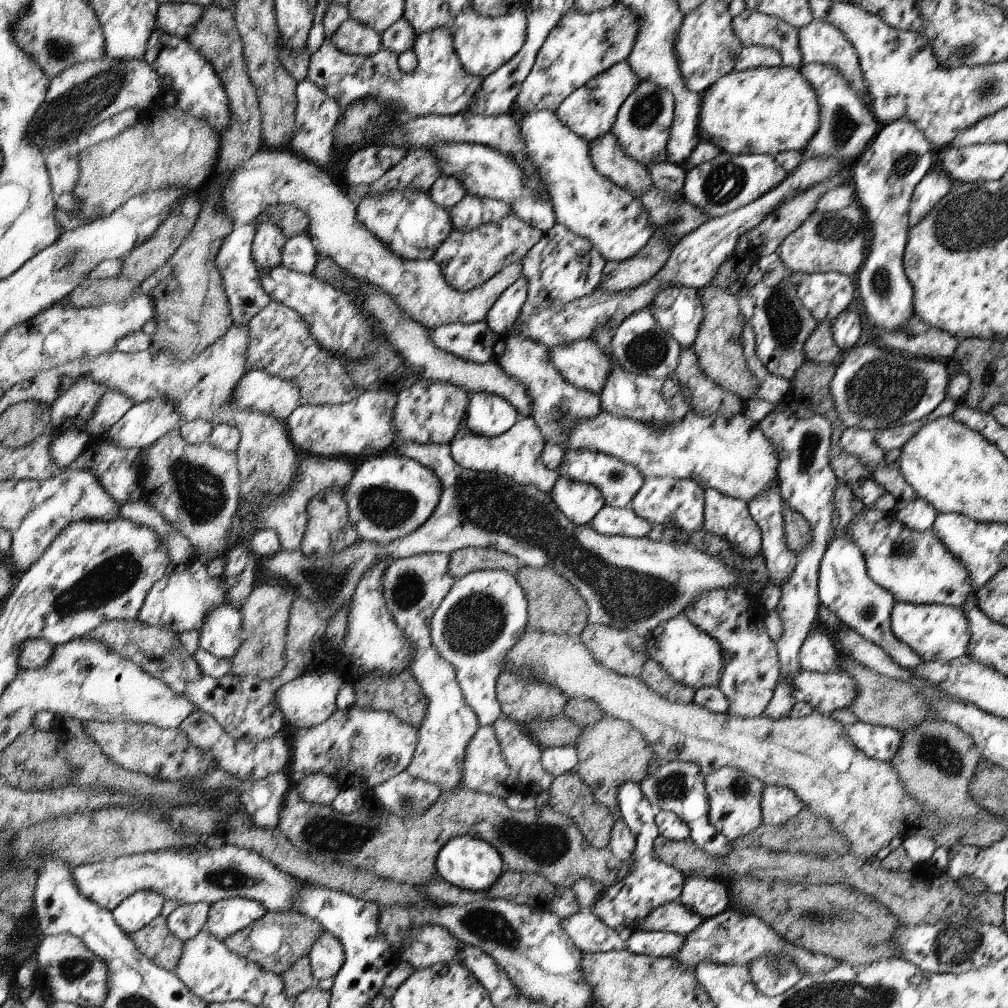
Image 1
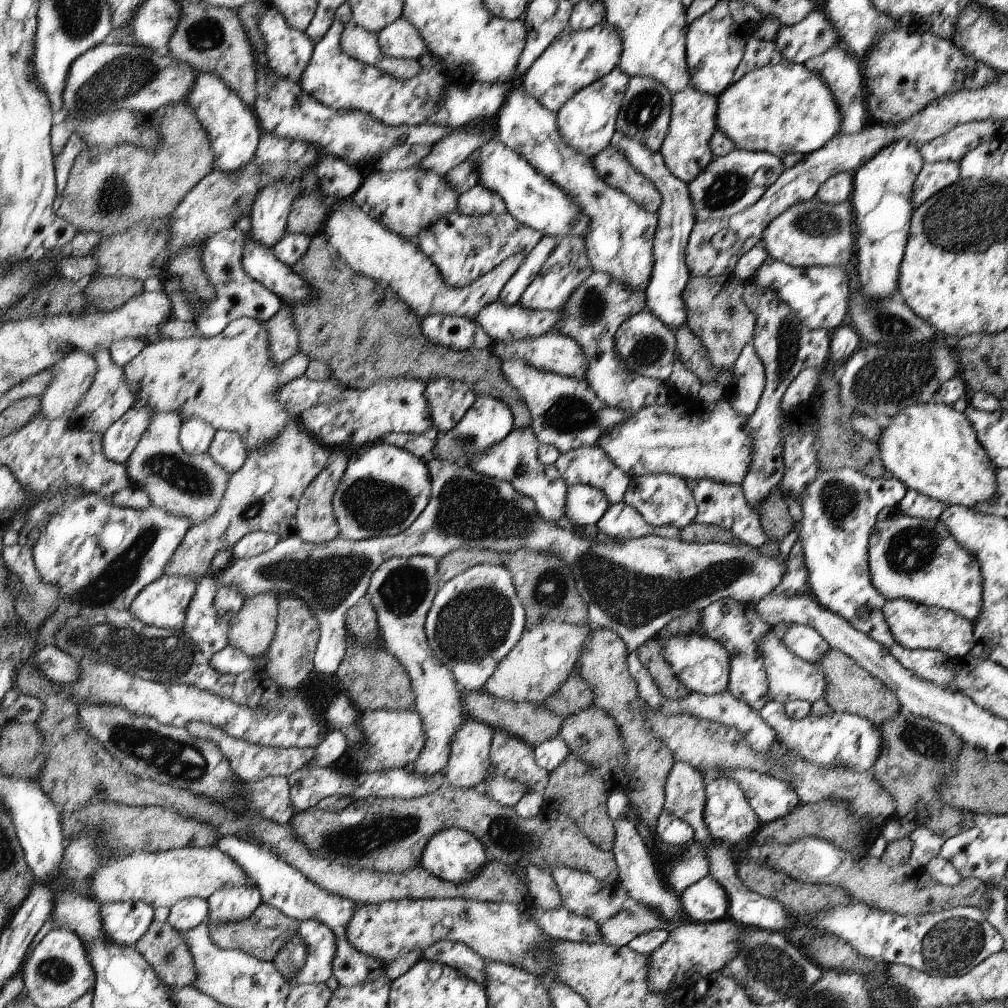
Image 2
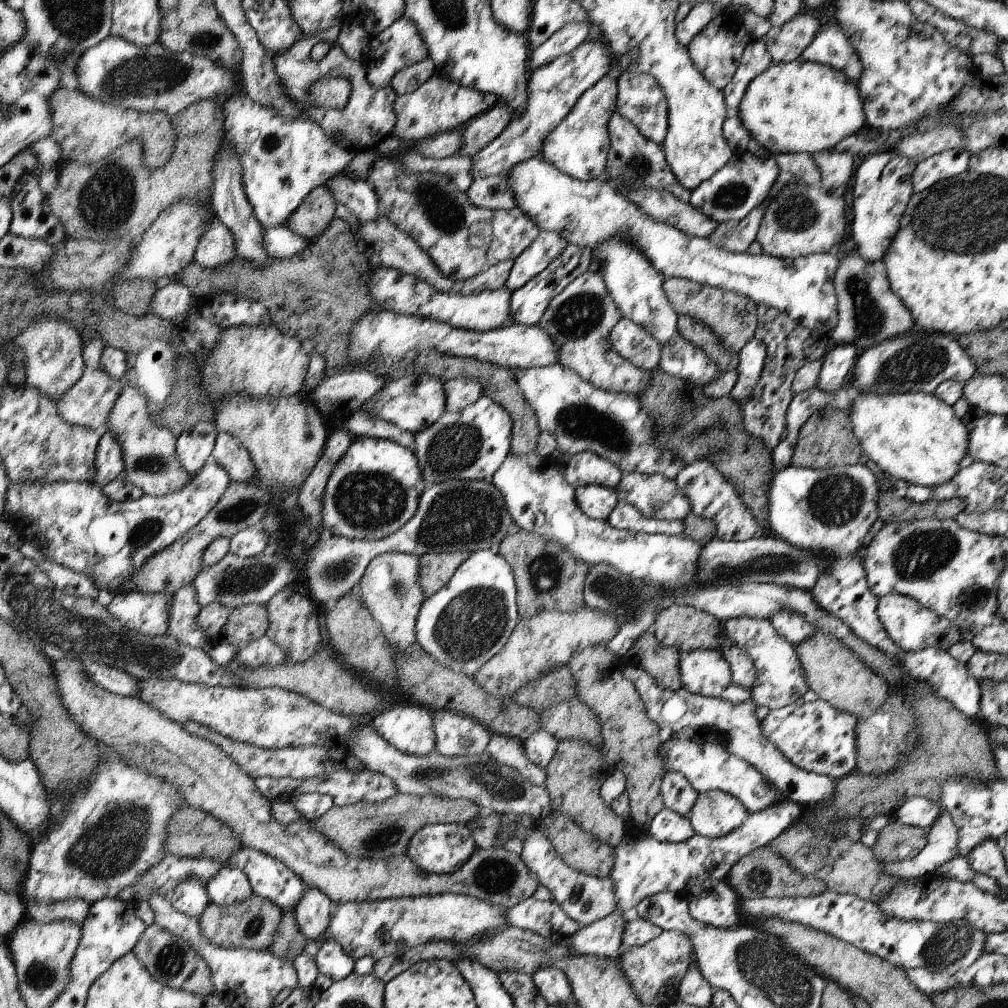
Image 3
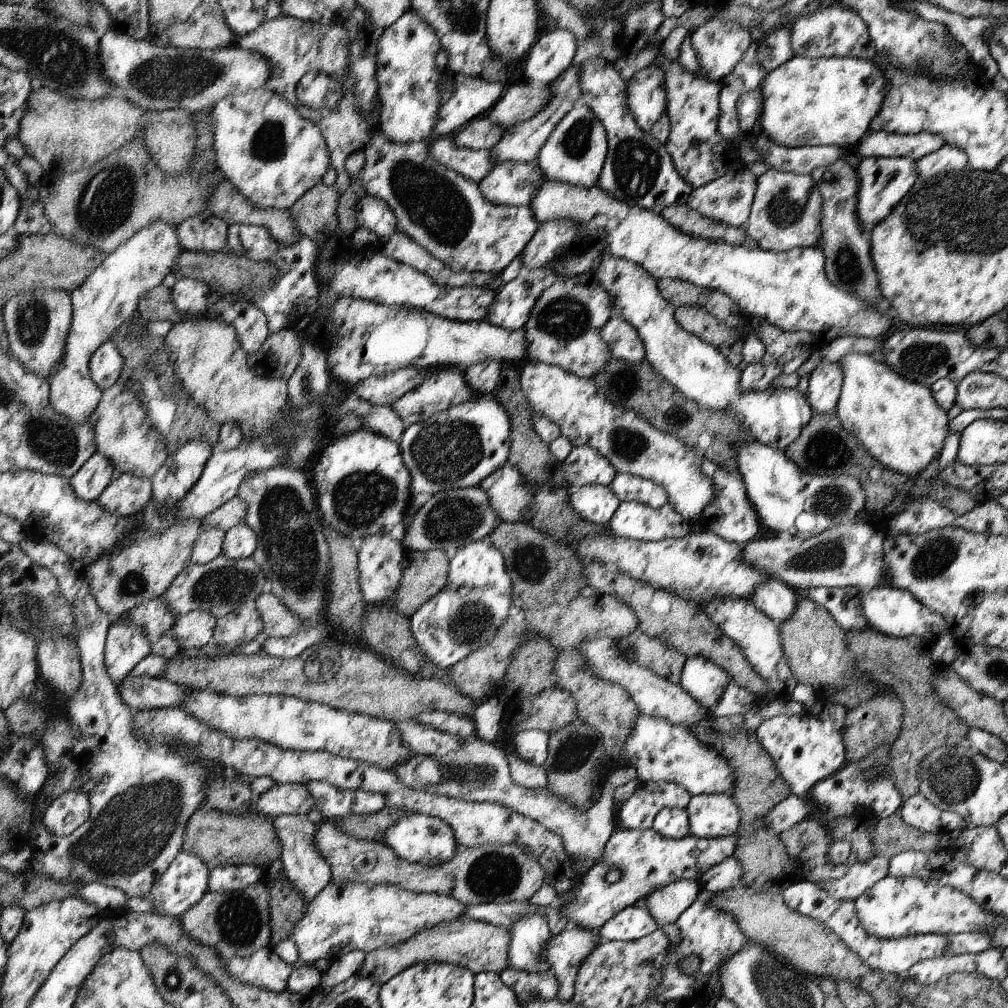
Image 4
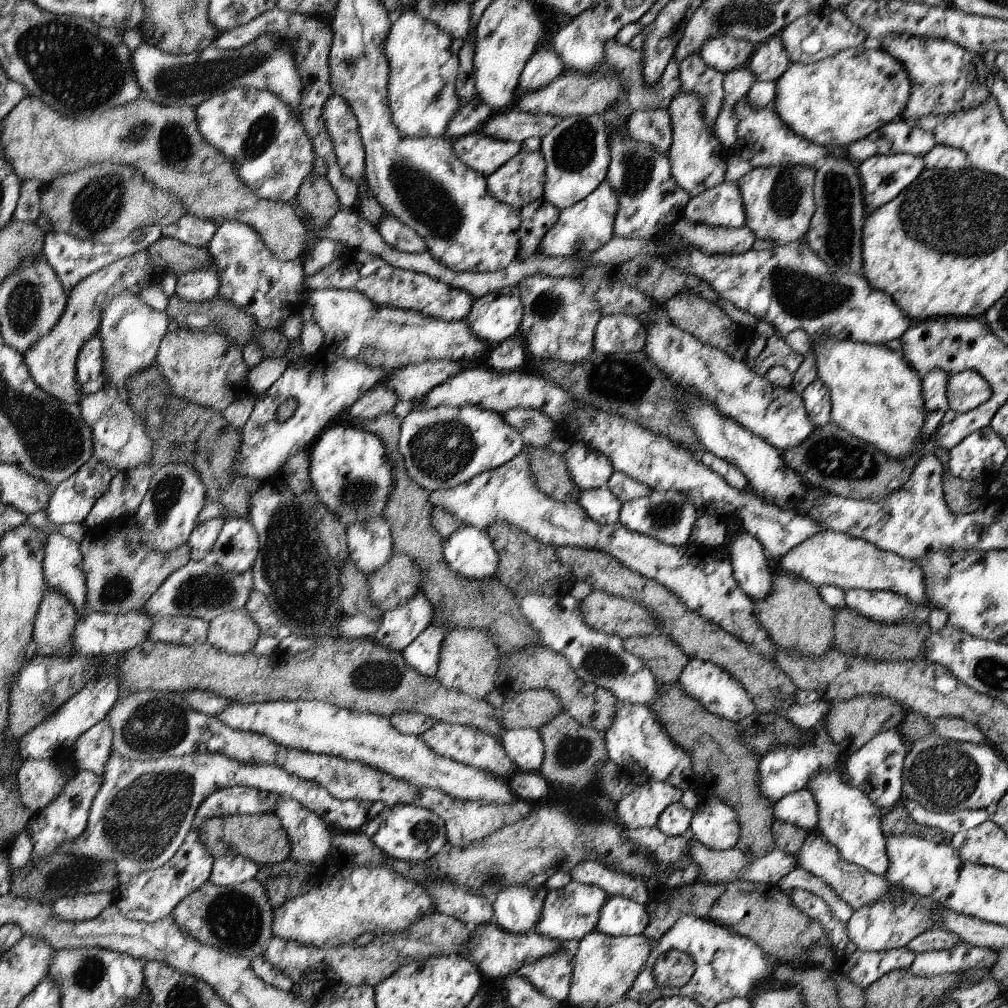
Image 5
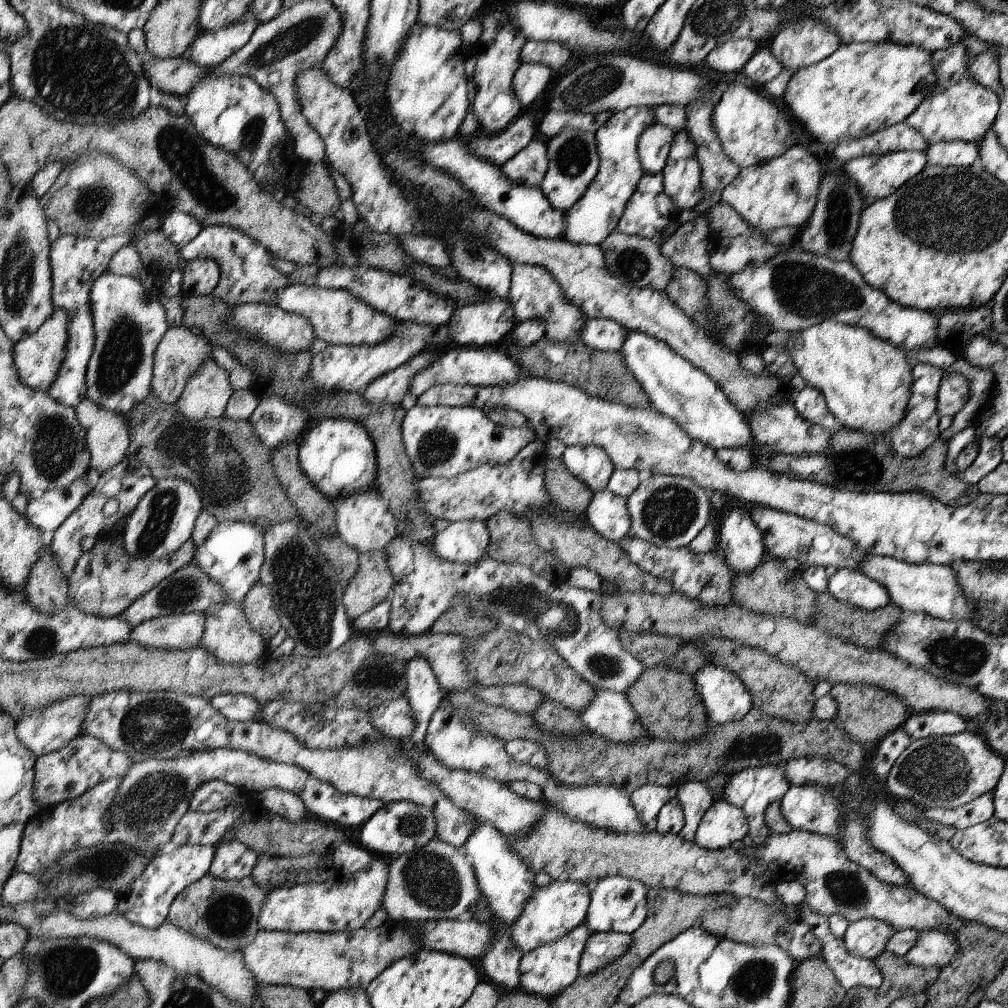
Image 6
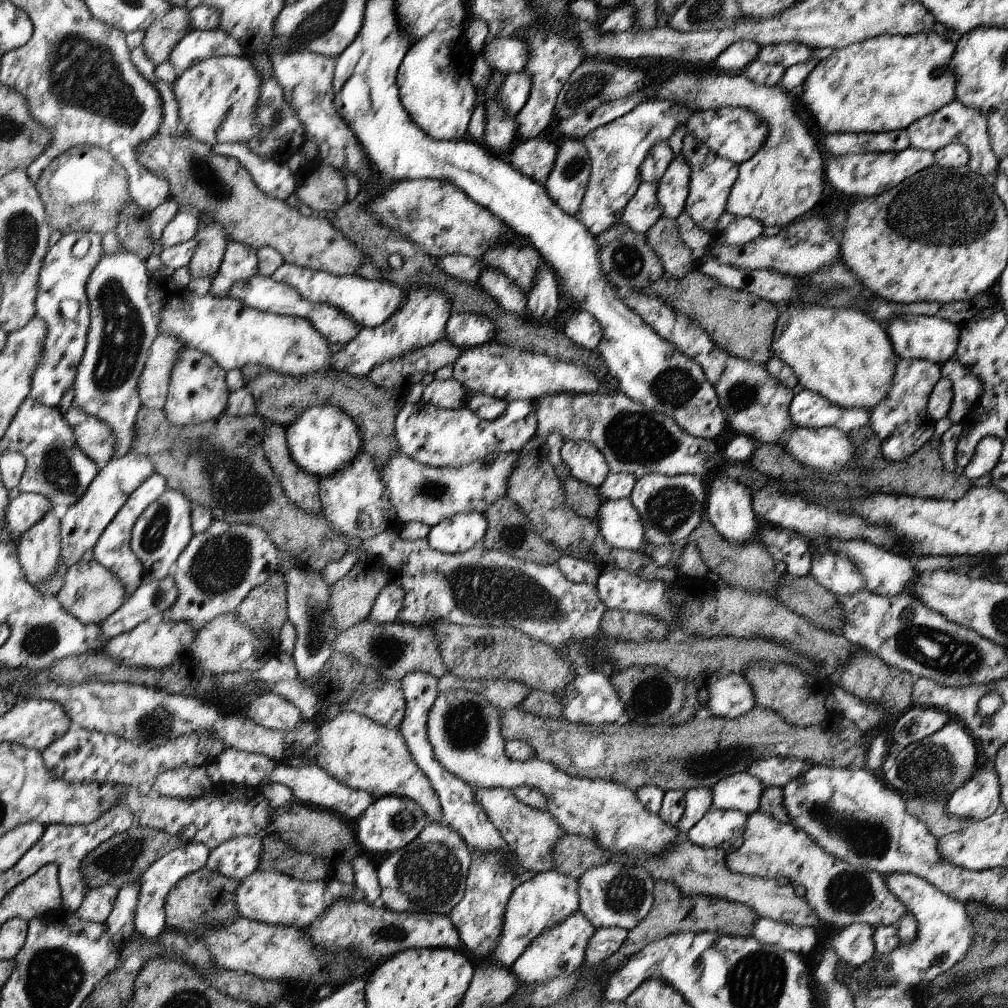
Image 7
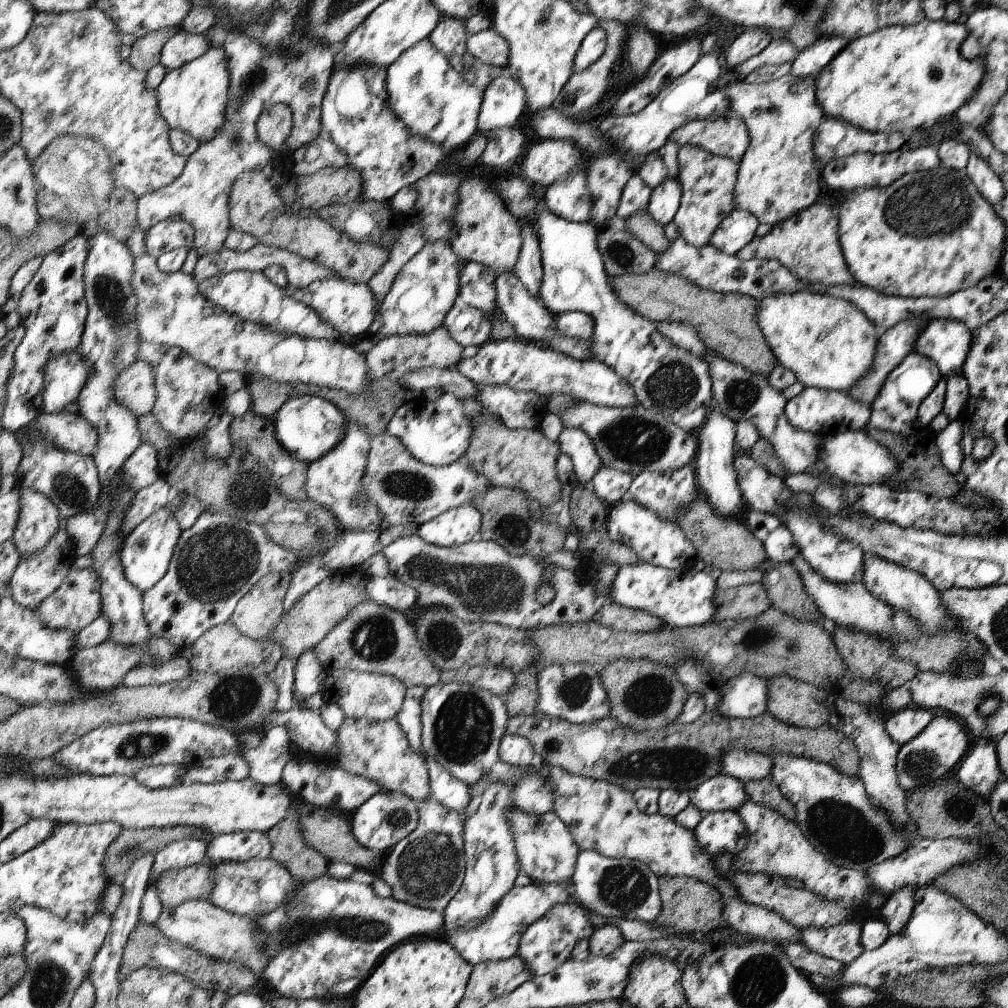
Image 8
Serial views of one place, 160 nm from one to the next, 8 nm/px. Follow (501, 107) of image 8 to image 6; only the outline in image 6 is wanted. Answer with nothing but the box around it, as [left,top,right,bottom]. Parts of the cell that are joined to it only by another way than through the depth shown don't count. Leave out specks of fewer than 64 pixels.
[514,63,556,108]

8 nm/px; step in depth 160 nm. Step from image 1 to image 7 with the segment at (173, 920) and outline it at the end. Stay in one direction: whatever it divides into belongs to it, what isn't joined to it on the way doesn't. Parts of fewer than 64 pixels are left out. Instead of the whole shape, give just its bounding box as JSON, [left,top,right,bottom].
[135,843,210,940]

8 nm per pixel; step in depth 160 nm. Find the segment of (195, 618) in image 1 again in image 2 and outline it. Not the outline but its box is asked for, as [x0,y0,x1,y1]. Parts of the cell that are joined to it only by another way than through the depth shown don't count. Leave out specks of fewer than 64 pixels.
[129,575,198,631]

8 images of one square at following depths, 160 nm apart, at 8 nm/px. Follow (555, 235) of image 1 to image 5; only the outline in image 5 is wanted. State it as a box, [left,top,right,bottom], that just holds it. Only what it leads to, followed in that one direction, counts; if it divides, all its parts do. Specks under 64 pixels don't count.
[466,286,523,347]

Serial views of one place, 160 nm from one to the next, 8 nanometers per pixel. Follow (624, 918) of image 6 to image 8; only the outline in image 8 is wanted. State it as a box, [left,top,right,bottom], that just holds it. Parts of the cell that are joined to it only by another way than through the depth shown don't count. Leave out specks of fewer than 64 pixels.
[571,851,663,923]

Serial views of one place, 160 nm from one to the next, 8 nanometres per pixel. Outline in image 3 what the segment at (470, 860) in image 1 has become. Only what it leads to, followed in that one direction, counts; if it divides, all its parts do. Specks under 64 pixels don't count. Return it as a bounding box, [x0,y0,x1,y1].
[407,823,478,874]

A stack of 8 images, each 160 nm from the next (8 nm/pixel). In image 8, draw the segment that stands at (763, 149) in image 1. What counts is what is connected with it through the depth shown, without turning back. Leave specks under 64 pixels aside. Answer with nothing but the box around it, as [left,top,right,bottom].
[815,18,985,135]

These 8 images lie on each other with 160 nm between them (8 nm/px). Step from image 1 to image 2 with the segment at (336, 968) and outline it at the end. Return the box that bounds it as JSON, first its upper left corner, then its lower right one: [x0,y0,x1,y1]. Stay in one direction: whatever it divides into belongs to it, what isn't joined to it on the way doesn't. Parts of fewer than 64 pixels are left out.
[296,918,338,986]

